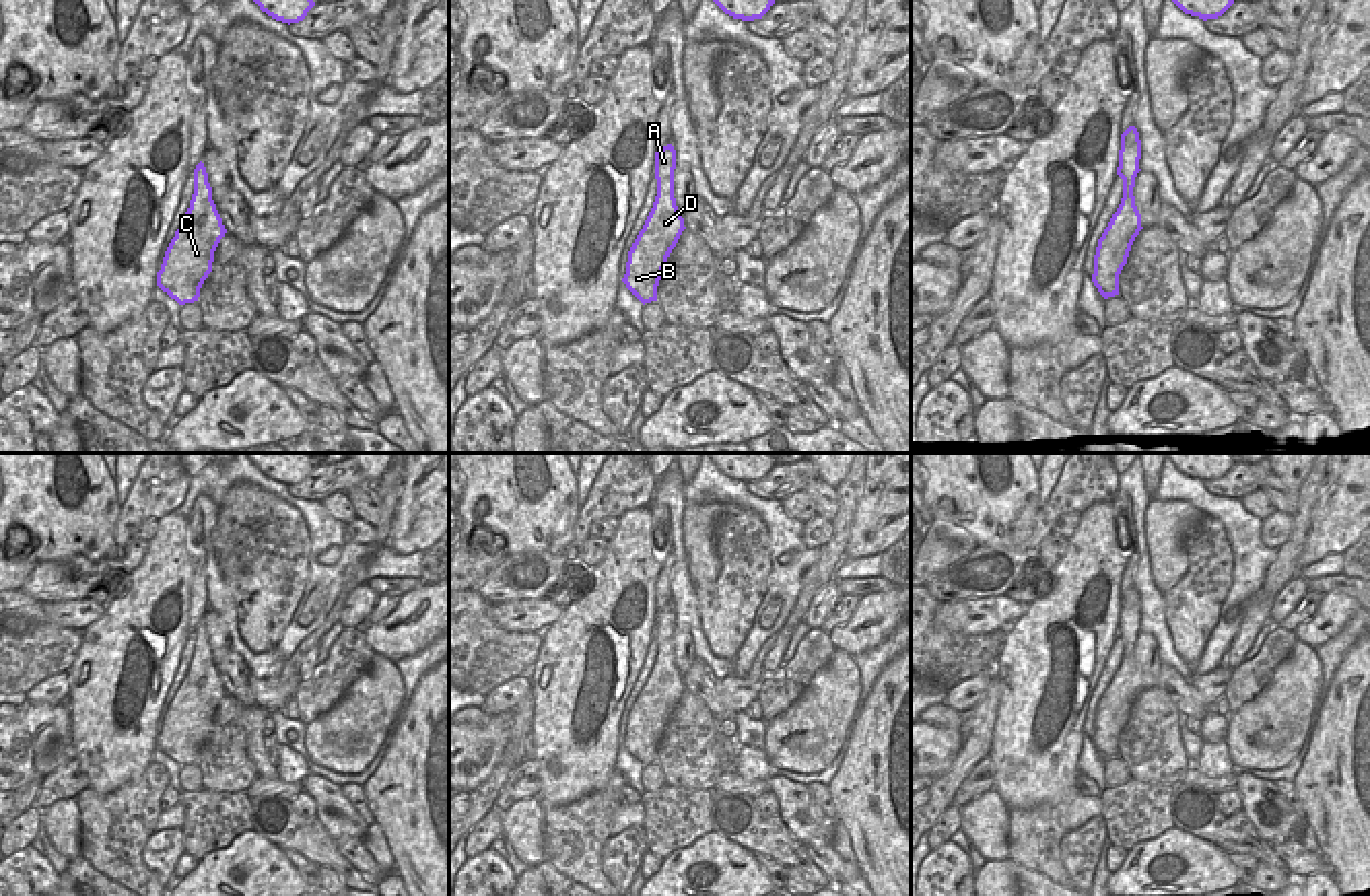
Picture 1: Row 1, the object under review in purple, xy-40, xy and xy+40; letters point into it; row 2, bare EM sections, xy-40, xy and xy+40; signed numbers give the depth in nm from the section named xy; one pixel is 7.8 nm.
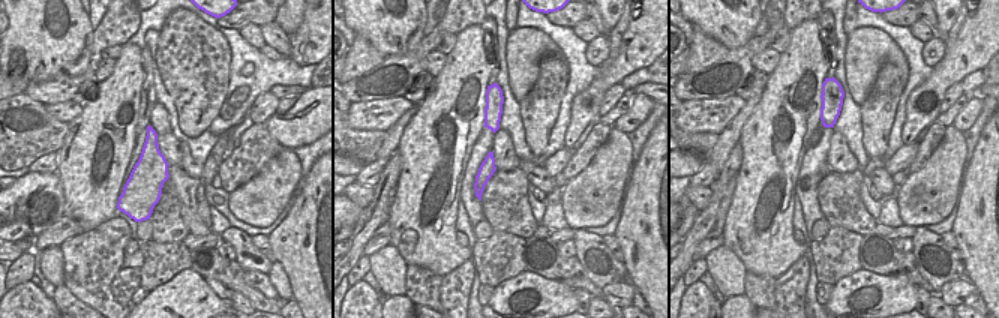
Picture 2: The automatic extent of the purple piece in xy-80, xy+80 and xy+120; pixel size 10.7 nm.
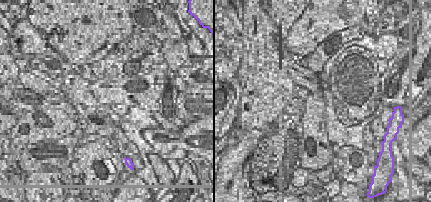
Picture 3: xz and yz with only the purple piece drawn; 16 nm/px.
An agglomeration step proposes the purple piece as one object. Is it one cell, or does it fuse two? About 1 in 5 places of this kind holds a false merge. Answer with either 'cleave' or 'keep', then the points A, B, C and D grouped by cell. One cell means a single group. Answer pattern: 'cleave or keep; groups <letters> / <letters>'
keep; groups A B C D

